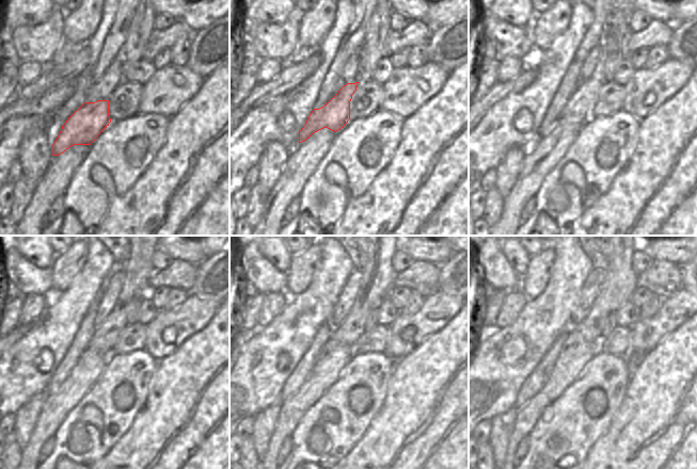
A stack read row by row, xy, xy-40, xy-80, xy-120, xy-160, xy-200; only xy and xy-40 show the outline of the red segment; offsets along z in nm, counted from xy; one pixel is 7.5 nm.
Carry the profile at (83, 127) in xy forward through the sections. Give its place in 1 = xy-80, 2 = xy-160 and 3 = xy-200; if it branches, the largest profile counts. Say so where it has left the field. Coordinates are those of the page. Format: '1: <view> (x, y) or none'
1: xy-80 (579, 109)
2: xy-160 (375, 288)
3: xy-200 (617, 288)

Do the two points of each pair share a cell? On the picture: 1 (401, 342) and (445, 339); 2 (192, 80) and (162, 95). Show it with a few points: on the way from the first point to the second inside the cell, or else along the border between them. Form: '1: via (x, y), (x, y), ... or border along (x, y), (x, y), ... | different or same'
1: border along (444, 326), (425, 338), (405, 357) | different
2: via (185, 84), (170, 87) | same

